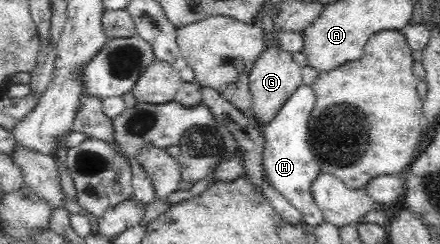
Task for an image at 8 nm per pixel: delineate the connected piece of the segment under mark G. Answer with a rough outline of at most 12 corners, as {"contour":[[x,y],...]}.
{"contour":[[268,46],[250,71],[251,114],[267,126],[303,84],[292,53]]}

